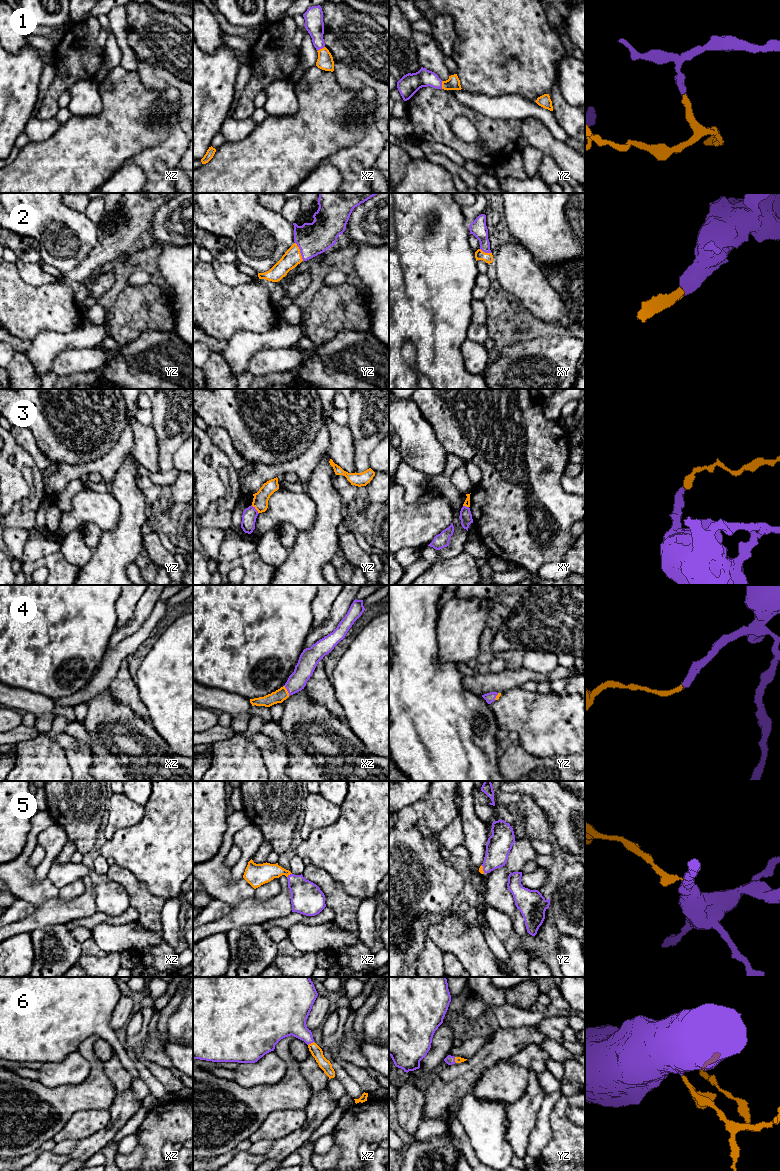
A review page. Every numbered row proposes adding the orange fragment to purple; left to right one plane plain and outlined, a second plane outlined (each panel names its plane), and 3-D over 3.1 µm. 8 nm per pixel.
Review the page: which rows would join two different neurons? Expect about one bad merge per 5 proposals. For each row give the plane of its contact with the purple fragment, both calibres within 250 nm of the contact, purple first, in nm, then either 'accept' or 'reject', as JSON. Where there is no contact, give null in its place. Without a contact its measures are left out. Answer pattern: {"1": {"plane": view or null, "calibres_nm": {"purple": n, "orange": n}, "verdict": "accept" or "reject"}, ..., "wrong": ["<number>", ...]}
{"1": {"plane": "xz", "calibres_nm": {"purple": 150, "orange": 130}, "verdict": "accept"}, "2": {"plane": "yz", "calibres_nm": {"purple": 260, "orange": 140}, "verdict": "accept"}, "3": {"plane": "yz", "calibres_nm": {"purple": 120, "orange": 130}, "verdict": "reject"}, "4": {"plane": "xz", "calibres_nm": {"purple": 150, "orange": 100}, "verdict": "accept"}, "5": {"plane": "xz", "calibres_nm": {"purple": 260, "orange": 180}, "verdict": "accept"}, "6": {"plane": "xz", "calibres_nm": {"purple": 260, "orange": 90}, "verdict": "accept"}, "wrong": ["3"]}

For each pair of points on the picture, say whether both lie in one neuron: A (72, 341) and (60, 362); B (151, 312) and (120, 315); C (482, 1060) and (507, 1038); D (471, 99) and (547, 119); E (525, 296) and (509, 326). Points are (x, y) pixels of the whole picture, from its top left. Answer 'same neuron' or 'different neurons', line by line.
A: different neurons
B: same neuron
C: same neuron
D: same neuron
E: different neurons

